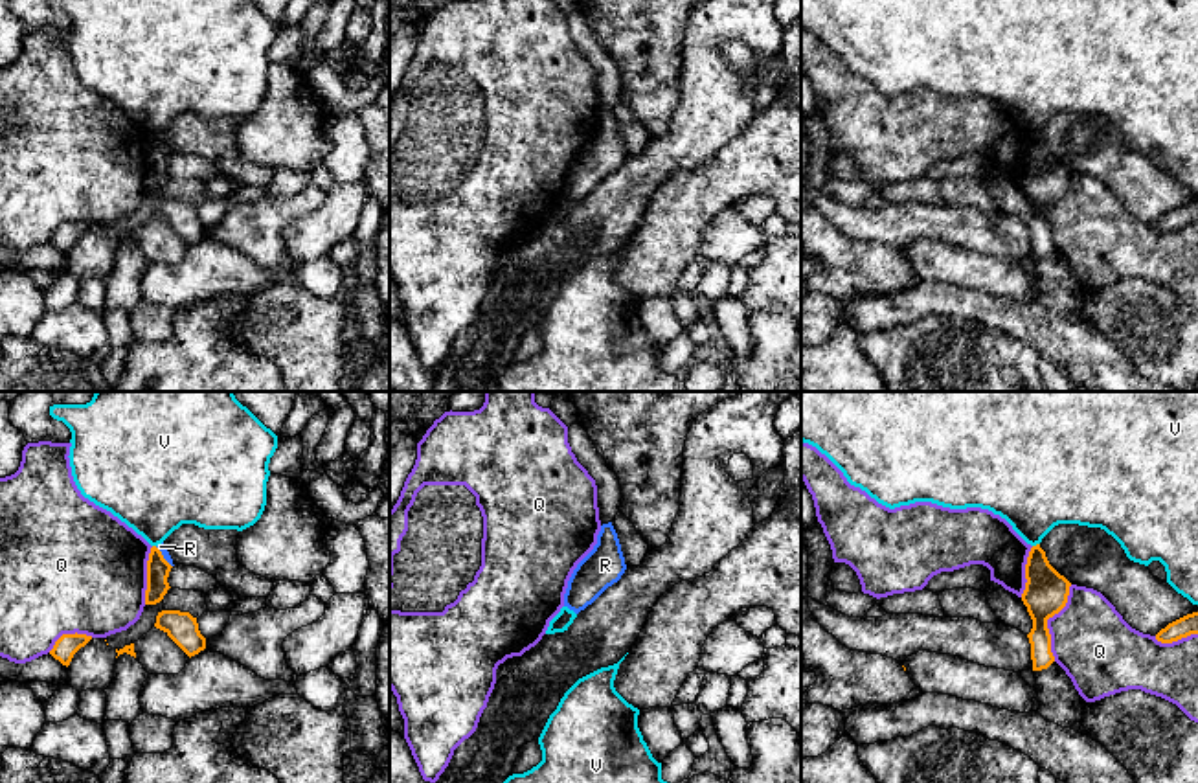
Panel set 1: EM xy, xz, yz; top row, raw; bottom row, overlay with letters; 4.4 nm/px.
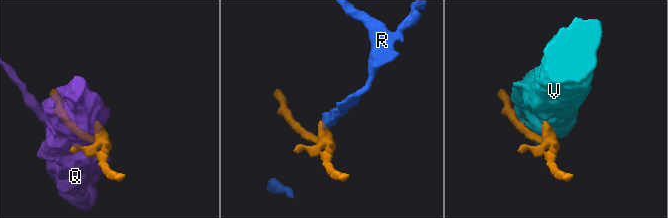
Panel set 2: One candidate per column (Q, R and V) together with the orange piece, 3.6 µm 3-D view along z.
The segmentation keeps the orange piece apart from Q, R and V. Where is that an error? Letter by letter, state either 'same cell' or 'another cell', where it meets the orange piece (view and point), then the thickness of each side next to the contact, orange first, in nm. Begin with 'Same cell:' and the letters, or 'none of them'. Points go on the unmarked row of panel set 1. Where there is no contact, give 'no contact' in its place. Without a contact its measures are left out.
Same cell: none of them
Q: another cell; meets orange in yz at (1046, 210); 190 nm thick on the orange side, 340 nm on the other
R: another cell; meets orange in xy at (162, 146); 100 nm thick on the orange side, 30 nm on the other
V: another cell; meets orange in yz at (1037, 133); 190 nm thick on the orange side, 380 nm on the other

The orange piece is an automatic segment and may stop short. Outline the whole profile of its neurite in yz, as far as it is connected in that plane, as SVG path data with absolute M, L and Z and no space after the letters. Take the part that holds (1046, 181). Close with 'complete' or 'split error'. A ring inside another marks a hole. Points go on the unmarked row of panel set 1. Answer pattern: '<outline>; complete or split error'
M1040 132L1029 140L1025 167L1022 189L1033 208L1033 217L1027 222L1033 259L1042 259L1055 250L1047 208L1066 195L1071 171L1049 153Z; complete

